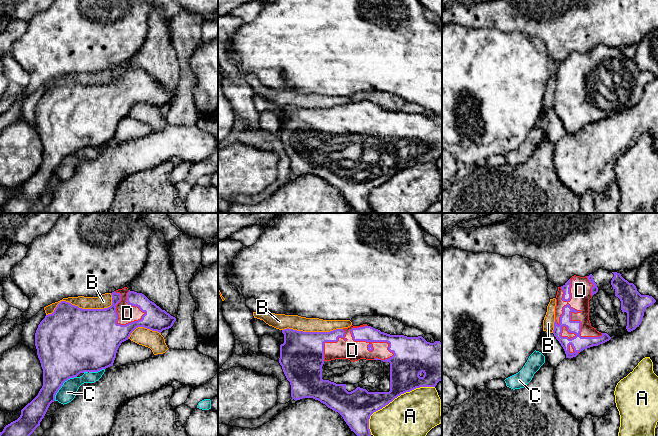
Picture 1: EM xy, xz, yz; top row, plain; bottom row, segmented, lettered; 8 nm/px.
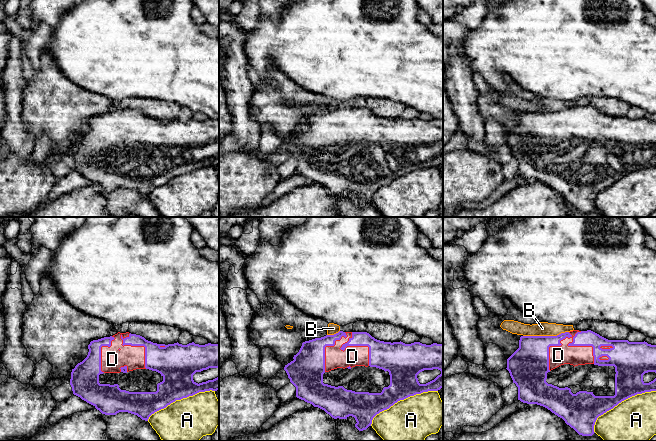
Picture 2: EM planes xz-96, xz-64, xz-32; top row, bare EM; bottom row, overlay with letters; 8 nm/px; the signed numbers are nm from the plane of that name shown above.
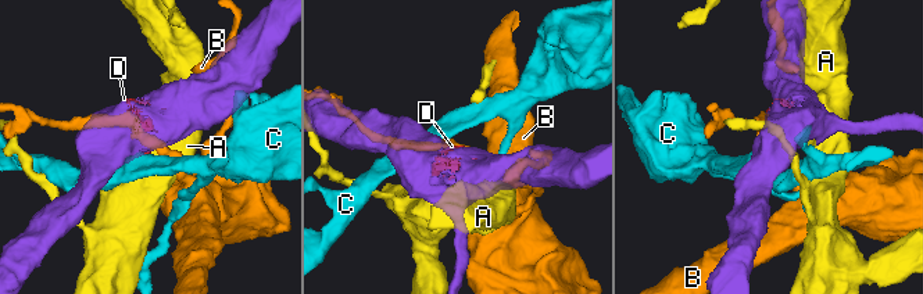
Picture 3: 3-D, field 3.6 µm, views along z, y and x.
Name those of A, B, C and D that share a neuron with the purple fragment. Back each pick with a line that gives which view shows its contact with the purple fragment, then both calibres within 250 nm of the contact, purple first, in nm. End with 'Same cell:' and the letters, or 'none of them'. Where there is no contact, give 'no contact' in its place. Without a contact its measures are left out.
D: yz | 120/170 nm
Same cell: D

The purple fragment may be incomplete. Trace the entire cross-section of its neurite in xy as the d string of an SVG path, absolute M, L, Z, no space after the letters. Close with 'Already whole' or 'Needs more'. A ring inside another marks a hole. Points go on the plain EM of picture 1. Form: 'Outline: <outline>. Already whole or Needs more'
Outline: M127 63L111 69L112 81L104 85L82 85L69 78L61 77L52 90L48 90L40 98L35 109L37 131L43 145L43 162L38 171L22 186L20 193L6 201L0 213L29 213L40 202L50 180L55 177L55 171L63 159L84 148L98 148L113 142L116 129L122 118L129 115L131 109L138 103L144 103L161 109L173 102L176 94L162 86L144 70L130 67Z. Needs more

